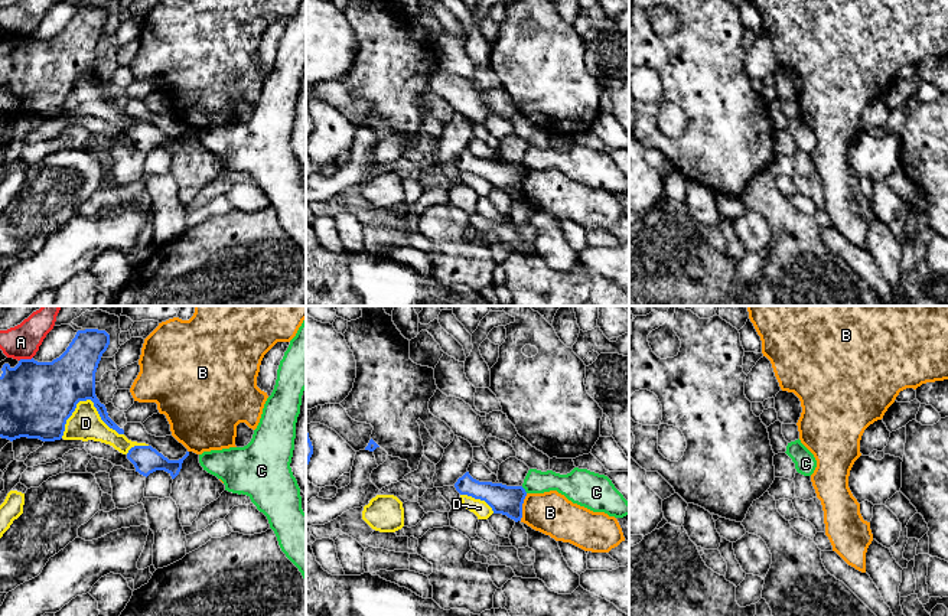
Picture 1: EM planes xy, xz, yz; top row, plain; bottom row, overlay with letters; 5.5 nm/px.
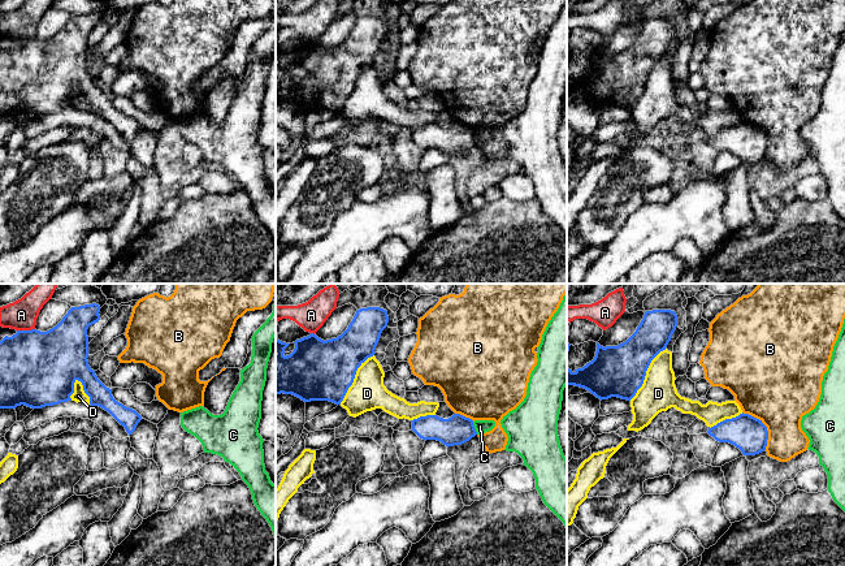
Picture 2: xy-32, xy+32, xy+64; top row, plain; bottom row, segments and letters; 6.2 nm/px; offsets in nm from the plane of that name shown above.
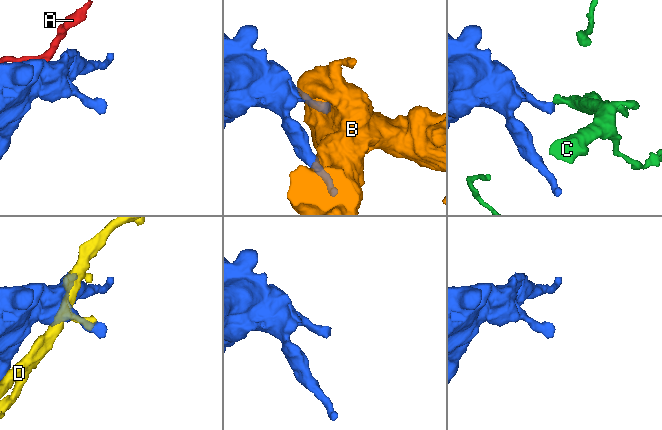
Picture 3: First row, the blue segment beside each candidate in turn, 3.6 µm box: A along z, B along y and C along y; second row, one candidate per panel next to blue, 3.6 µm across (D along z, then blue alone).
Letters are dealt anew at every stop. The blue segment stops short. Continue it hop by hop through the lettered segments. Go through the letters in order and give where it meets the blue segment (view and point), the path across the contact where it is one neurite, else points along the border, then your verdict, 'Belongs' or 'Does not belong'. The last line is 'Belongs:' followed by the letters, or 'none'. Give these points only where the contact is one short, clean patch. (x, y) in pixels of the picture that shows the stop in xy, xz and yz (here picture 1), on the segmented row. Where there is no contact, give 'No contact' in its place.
A: Touches blue at xy (25, 359). Does not belong
B: Touches blue at xz (521, 507). Does not belong
C: Touches blue at xz (524, 489). Boundary: xz (521, 486), (527, 492). Does not belong
D: Touches blue at xy (87, 398). Does not belong
Belongs: none

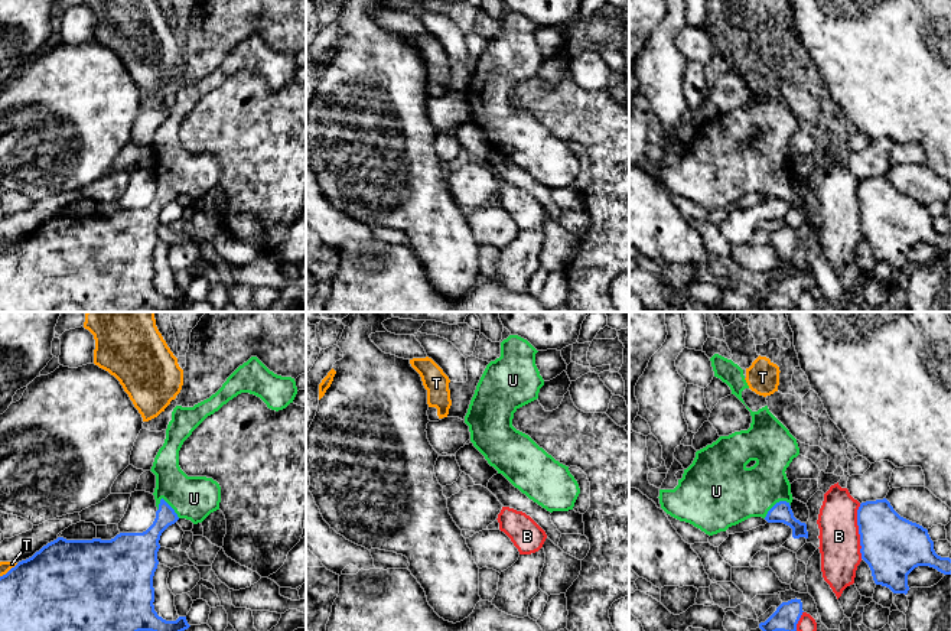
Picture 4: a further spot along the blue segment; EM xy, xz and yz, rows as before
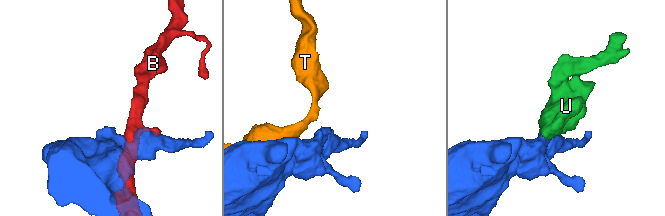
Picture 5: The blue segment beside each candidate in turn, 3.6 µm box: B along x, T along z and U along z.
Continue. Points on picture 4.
B: Touches blue at yz (859, 532). Does not belong
T: Touches blue at xy (10, 569). Does not belong
U: Touches blue at xy (171, 507). Path across: xy (146, 545), (171, 507), (179, 498), (194, 498). Belongs
Belongs: U

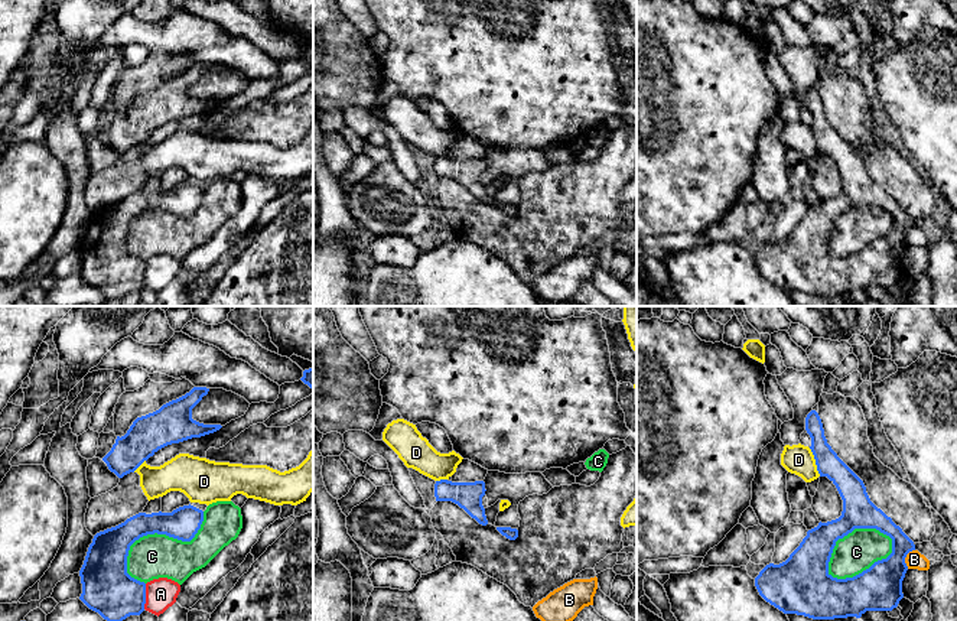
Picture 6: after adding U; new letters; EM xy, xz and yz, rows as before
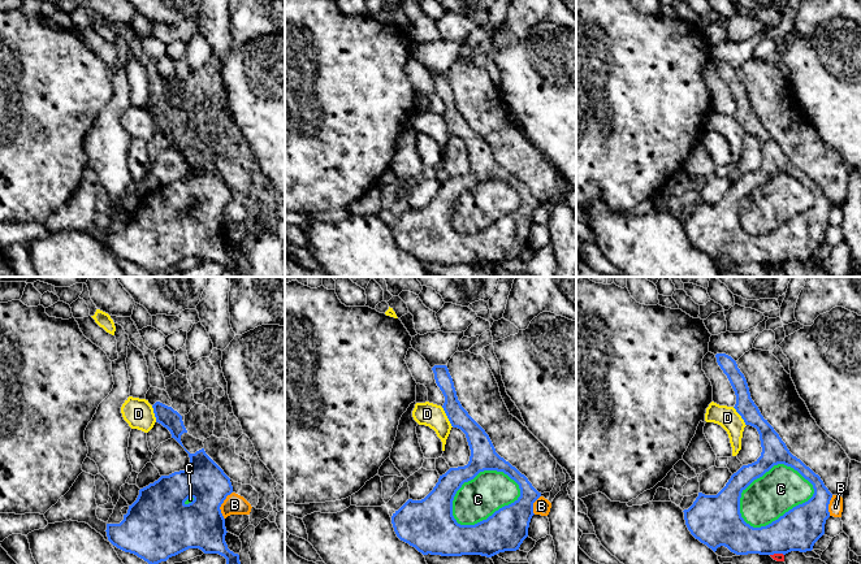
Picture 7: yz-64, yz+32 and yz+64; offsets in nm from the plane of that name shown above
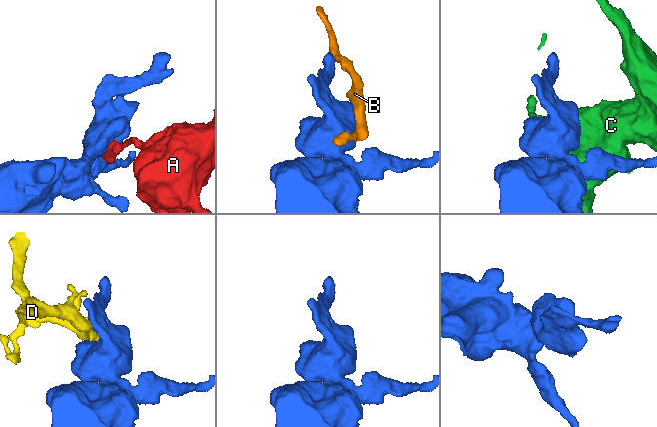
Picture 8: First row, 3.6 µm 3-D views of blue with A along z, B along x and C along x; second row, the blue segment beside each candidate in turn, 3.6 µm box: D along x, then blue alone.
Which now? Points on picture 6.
A: Touches blue at xy (145, 597). Boundary: xy (146, 584), (146, 602), (143, 608). Does not belong
B: Touches blue at yz (905, 556). Does not belong
C: Touches blue at yz (866, 569). Does not belong
D: Touches blue at yz (816, 462). Does not belong
Belongs: none

